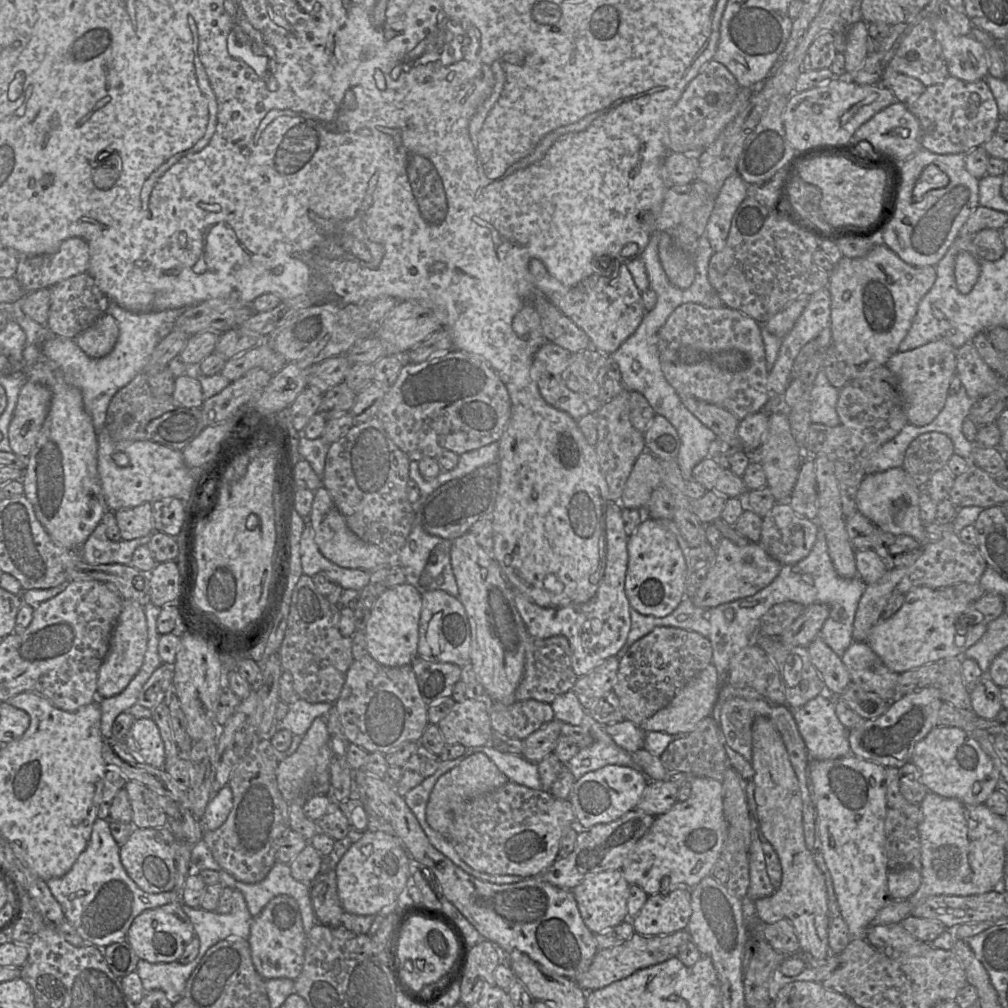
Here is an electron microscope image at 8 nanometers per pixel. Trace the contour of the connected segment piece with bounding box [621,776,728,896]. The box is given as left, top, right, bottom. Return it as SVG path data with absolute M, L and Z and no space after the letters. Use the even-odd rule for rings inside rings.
M690 776L688 781L691 784L689 798L676 802L669 811L655 817L652 826L636 843L621 868L626 881L642 888L648 896L668 894L677 888L693 888L703 878L711 875L714 864L721 857L728 831L723 811L722 781L696 776Z

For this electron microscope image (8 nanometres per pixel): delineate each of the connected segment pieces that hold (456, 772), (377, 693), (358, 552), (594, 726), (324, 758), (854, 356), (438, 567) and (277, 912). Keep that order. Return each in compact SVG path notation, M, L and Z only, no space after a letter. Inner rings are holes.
M477 752L443 774L435 783L426 806L426 820L430 827L448 839L454 808L460 802L491 792L508 782L508 778L483 753Z
M369 654L354 660L334 702L343 733L368 753L387 752L404 742L418 742L428 725L427 709L411 665L386 667Z
M322 486L314 491L314 500L309 516L310 523L315 532L315 543L321 554L331 562L340 567L363 569L366 571L389 567L389 554L382 551L376 545L360 539L349 529L343 515L335 506L325 487Z
M585 712L580 726L589 731L594 742L591 746L582 748L567 764L564 764L575 780L589 773L589 770L602 768L606 765L626 766L642 771L632 759L631 754L613 741L606 732L606 725L597 722L589 713Z
M326 716L317 717L303 735L297 750L279 762L276 769L277 785L287 803L306 802L310 796L323 795L316 794L316 790L329 782L330 750L328 741Z
M882 242L875 244L863 257L842 257L835 264L827 286L831 295L832 345L839 359L848 366L850 379L864 377L874 369L885 366L888 359L898 352L899 344L911 328L920 301L932 288L936 278L934 266L907 264Z
M414 523L405 544L398 552L401 561L400 567L405 574L406 583L414 586L420 594L426 591L443 590L458 598L458 587L451 566L451 543L452 540L430 535L424 531L420 524ZM435 546L440 546L441 549L436 554L431 553ZM422 572L427 572L432 577L432 582L429 585L422 586L420 584L419 579Z
M288 895L274 897L253 917L247 940L254 967L264 980L282 977L295 980L299 976L304 962L306 933L295 899Z

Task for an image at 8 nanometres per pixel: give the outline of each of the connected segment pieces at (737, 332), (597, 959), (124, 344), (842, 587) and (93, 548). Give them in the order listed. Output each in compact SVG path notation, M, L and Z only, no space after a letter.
M695 303L680 305L668 317L658 334L658 357L665 379L678 395L691 396L722 407L739 420L764 410L770 399L770 392L761 326L753 318L735 309L706 308Z
M687 929L669 935L656 936L643 936L634 933L628 940L619 945L598 950L588 970L574 981L586 992L601 989L630 976L639 969L662 963L672 957L677 957L680 947L688 941L691 941L691 938Z
M110 302L106 313L113 316L119 327L119 336L112 351L102 358L91 358L77 346L73 339L53 335L41 346L41 353L63 374L70 386L81 391L85 410L91 416L96 434L105 426L107 409L113 396L130 383L151 359L160 342L158 330L162 323L173 322L184 309L168 309L148 313L133 313Z
M819 529L809 555L796 564L783 565L777 577L768 586L752 596L711 608L696 607L691 598L685 596L676 609L665 617L643 615L630 607L631 628L625 644L616 656L619 659L623 657L634 642L650 633L657 626L694 631L706 637L711 643L713 650L711 663L717 669L720 690L721 685L728 682L731 659L739 651L755 643L761 617L775 604L793 601L805 607L816 603L823 603L829 607L830 613L820 630L819 637L839 657L842 657L853 642L855 613L866 586L867 584L859 576L846 579L838 575L828 553L825 533Z
M100 522L78 551L82 560L88 564L130 565L137 547L148 544L151 536L114 542L106 536L106 526Z

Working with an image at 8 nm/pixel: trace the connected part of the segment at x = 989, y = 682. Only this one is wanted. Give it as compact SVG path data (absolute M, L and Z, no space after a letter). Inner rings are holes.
M982 673L974 689L970 691L971 709L984 719L995 719L1003 708L1000 698L1000 687L987 673Z

